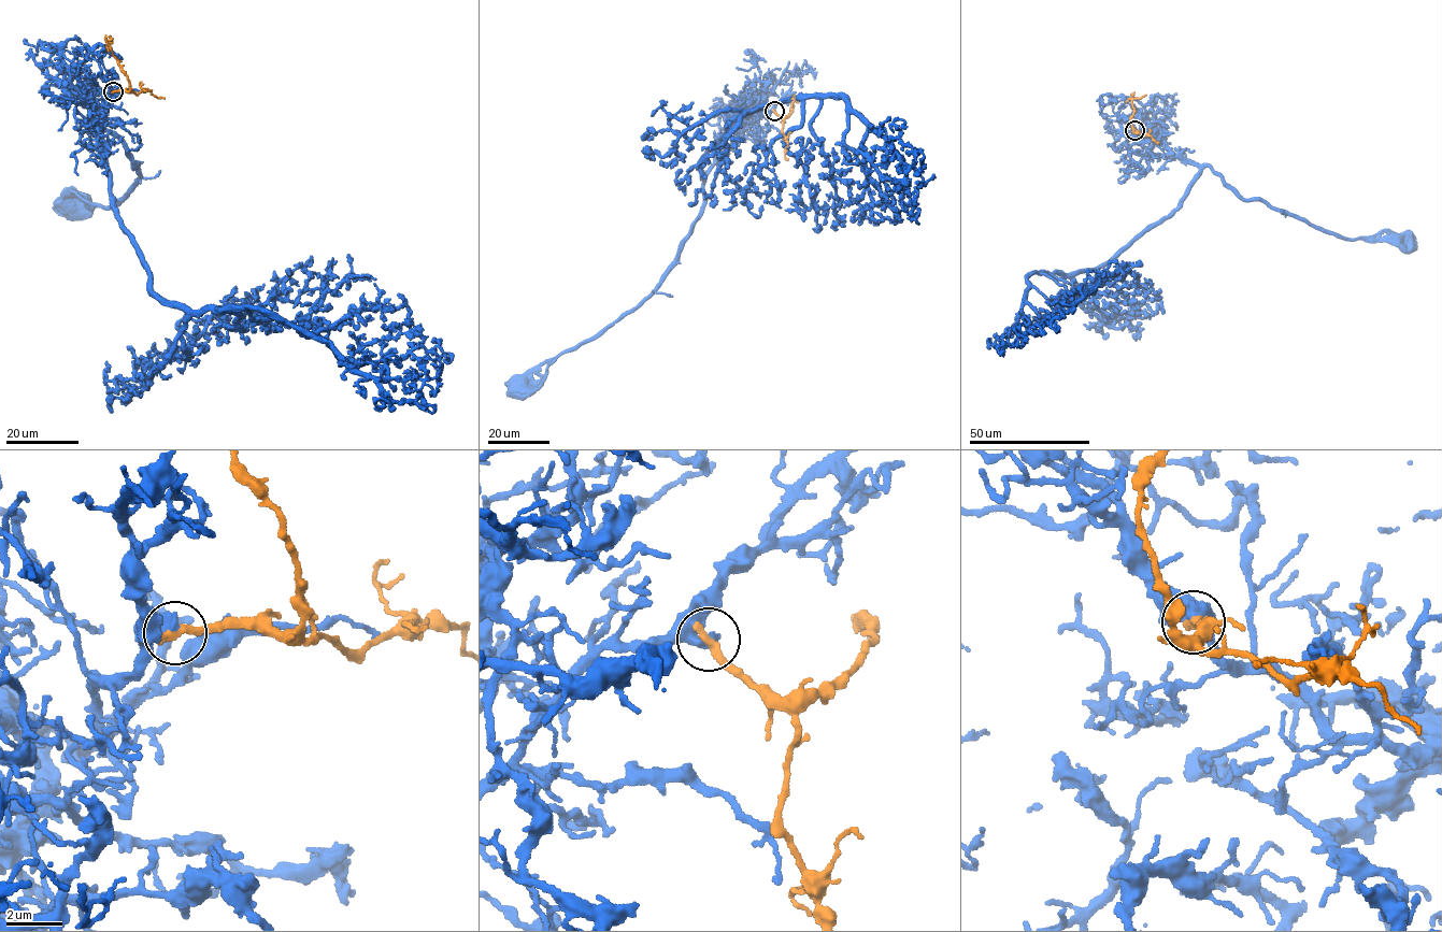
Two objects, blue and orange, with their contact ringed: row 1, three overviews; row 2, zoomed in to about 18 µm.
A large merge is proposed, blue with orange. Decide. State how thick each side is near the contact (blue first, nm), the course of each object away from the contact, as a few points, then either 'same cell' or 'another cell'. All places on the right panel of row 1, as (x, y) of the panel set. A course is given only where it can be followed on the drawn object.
440 nm thick on the blue side, 340 nm on the other; blue runs (1136, 130), (1194, 163), (1211, 166), (1243, 198), (1261, 200), (1339, 238), (1380, 239), (1398, 234), (1409, 241); orange runs (1136, 130), (1130, 120), (1132, 99), (1146, 95); another cell

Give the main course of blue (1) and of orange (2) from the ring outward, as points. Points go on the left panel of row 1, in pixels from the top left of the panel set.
1: (113, 91), (99, 108), (98, 130), (118, 135), (141, 173), (115, 205), (87, 204), (80, 194), (66, 203)
2: (113, 91), (128, 91), (130, 83), (111, 51), (109, 37)

